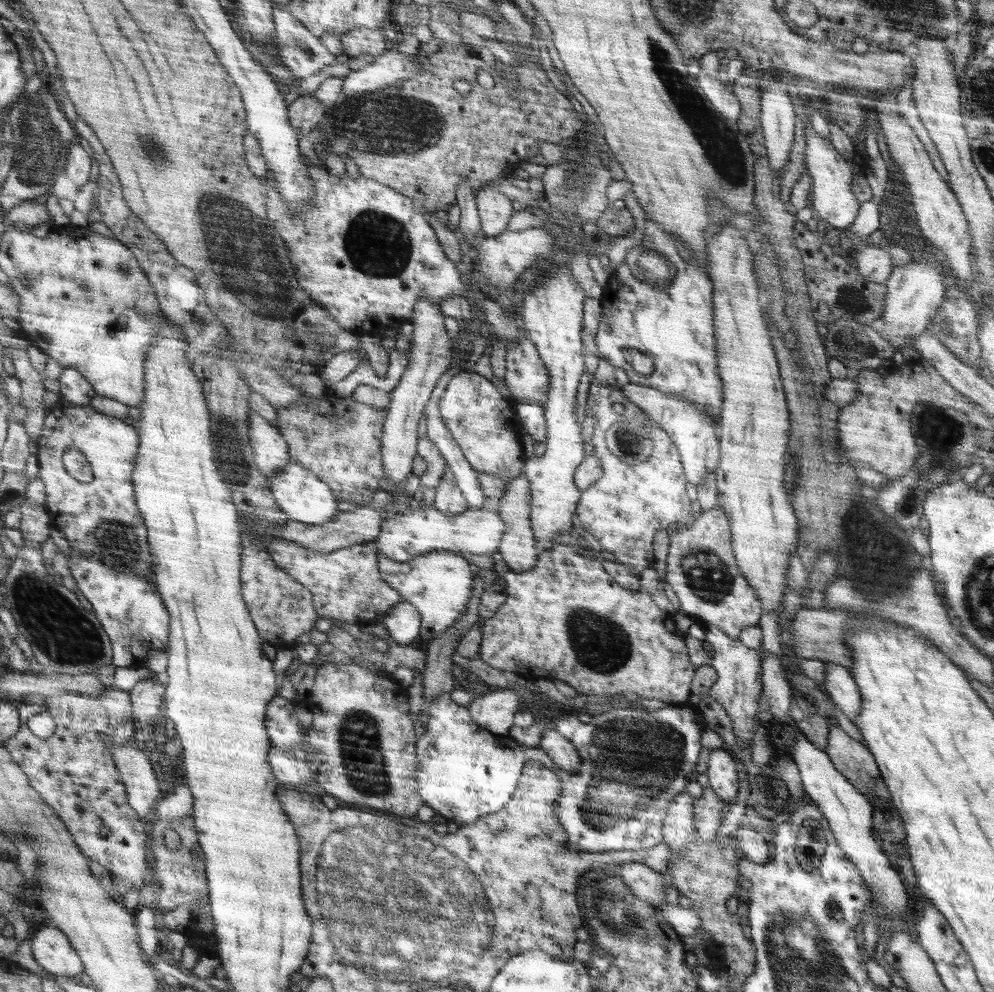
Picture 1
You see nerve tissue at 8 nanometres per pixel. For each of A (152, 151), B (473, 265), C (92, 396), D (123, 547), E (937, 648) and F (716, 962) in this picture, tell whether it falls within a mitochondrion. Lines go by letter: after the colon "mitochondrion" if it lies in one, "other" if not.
A: mitochondrion
B: other
C: other
D: mitochondrion
E: other
F: other

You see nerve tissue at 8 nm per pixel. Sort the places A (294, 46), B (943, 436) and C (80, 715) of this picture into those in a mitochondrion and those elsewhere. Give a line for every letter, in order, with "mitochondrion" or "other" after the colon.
A: mitochondrion
B: mitochondrion
C: other

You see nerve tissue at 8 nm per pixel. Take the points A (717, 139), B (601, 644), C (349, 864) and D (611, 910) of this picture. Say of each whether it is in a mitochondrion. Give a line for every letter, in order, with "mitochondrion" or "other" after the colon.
A: mitochondrion
B: mitochondrion
C: mitochondrion
D: mitochondrion

